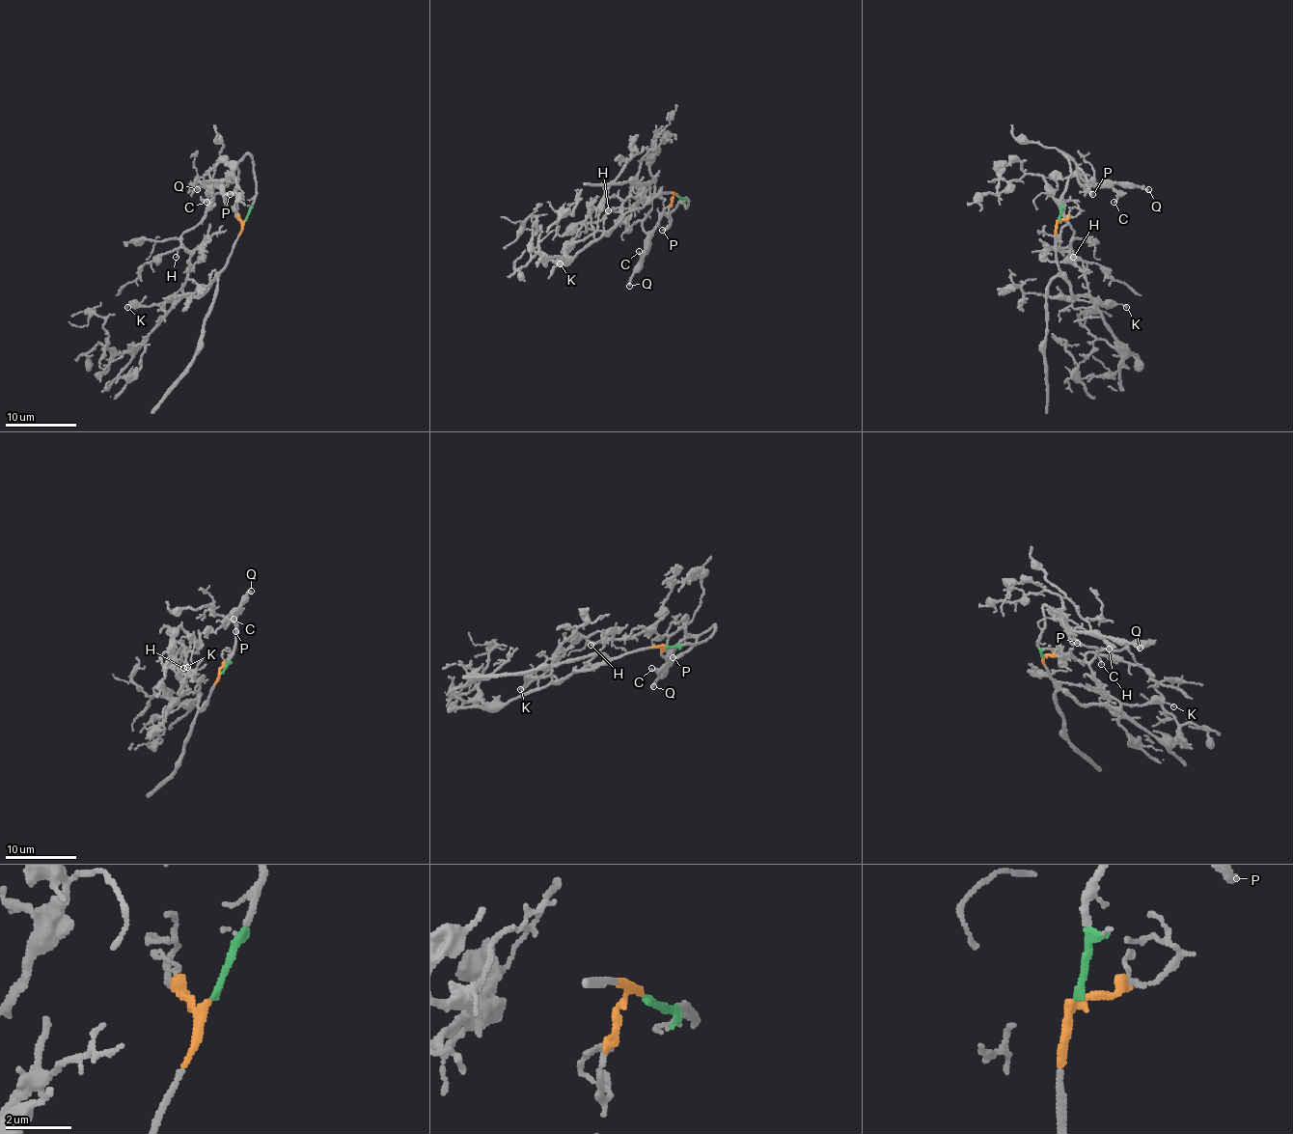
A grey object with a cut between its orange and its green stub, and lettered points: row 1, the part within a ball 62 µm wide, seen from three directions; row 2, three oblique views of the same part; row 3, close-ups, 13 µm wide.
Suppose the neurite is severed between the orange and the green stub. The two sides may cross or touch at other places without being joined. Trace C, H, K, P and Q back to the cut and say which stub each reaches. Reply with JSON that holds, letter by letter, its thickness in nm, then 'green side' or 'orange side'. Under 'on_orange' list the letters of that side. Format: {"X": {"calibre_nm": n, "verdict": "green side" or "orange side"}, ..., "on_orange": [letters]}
{"C": {"calibre_nm": 180, "verdict": "green side"}, "H": {"calibre_nm": 130, "verdict": "orange side"}, "K": {"calibre_nm": 110, "verdict": "orange side"}, "P": {"calibre_nm": 240, "verdict": "green side"}, "Q": {"calibre_nm": 120, "verdict": "green side"}, "on_orange": ["H", "K"]}

